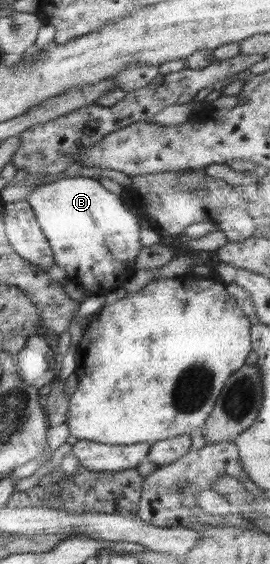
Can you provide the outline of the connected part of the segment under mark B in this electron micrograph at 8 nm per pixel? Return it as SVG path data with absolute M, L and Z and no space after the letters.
M78 175L40 185L25 198L35 211L36 220L48 239L55 265L63 268L68 281L77 283L94 295L113 297L121 293L124 283L136 272L136 259L143 247L140 243L138 214L126 200L124 206L120 196L122 195L108 192L98 178Z

